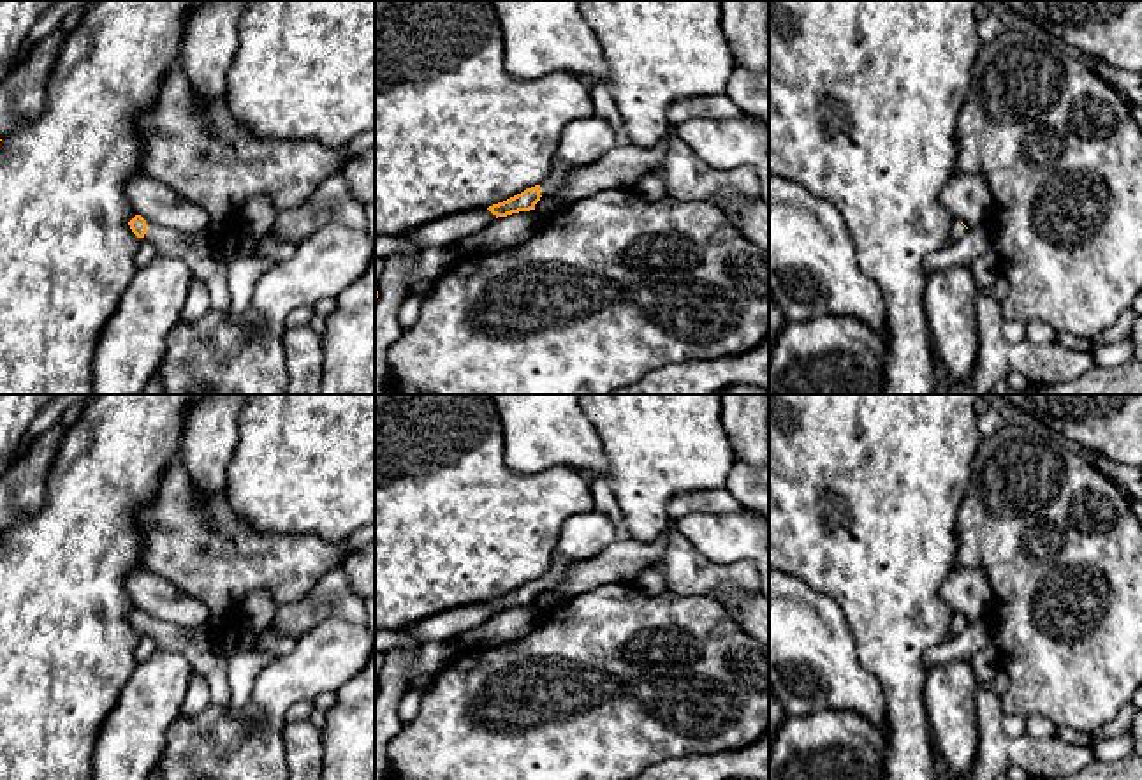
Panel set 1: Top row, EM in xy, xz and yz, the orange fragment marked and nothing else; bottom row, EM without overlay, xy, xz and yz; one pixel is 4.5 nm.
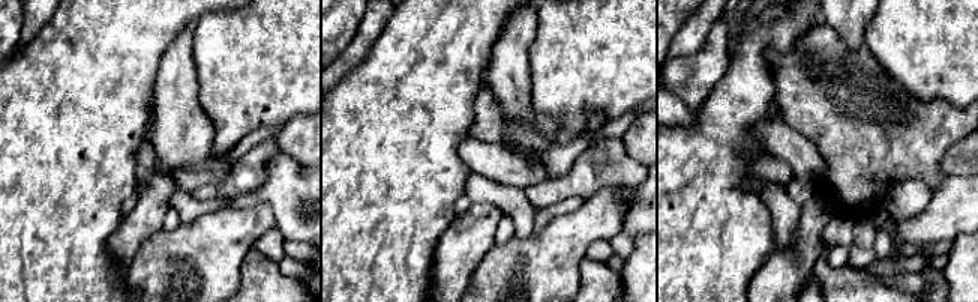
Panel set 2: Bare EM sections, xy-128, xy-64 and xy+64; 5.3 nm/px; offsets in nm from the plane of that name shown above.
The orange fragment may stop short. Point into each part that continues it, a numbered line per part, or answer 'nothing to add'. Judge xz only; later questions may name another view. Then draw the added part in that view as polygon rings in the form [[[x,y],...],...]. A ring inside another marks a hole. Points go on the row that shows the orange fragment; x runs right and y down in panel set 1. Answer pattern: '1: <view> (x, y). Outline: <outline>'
1: xz (556, 178). Outline: [[[556,162],[547,180],[540,185],[542,197],[558,192],[563,187],[565,178],[568,174],[568,167],[570,166],[563,162]]]

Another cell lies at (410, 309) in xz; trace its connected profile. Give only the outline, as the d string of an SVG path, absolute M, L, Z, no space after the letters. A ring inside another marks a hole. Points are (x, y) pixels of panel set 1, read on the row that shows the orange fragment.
M421 282L408 291L405 301L399 306L399 324L403 331L408 331L417 324L421 308L431 292L431 287L433 282Z

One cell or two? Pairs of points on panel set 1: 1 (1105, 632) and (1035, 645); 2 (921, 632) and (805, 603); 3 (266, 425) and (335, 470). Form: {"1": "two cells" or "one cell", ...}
{"1": "one cell", "2": "two cells", "3": "one cell"}

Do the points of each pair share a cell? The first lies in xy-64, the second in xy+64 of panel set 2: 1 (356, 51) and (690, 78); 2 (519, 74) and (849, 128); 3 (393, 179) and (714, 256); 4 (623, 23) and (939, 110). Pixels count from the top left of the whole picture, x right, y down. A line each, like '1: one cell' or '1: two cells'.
1: one cell
2: two cells
3: one cell
4: two cells

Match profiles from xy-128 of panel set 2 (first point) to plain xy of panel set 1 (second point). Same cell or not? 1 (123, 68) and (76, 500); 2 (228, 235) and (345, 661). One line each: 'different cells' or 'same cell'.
1: same cell
2: same cell

